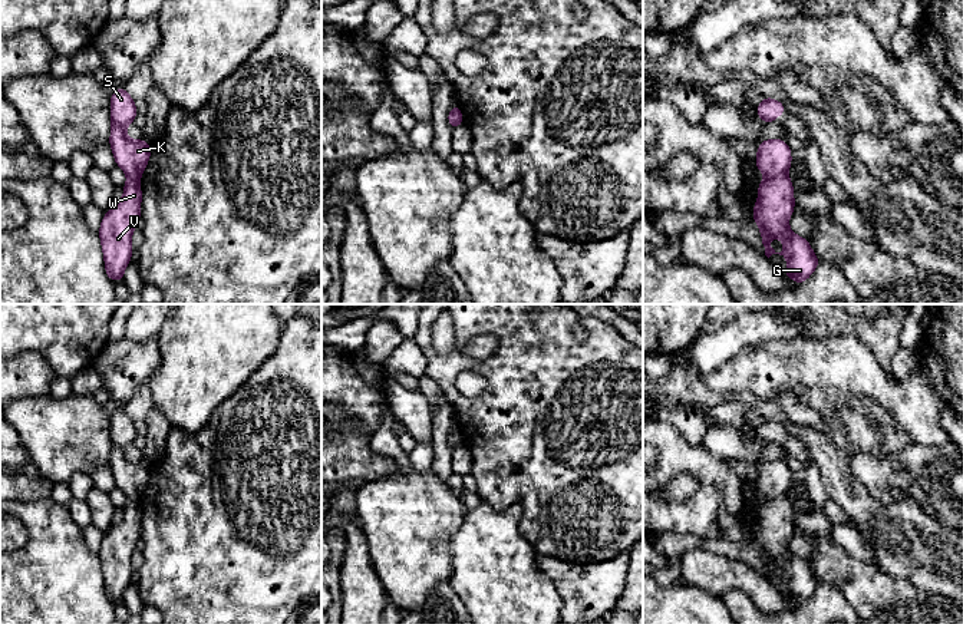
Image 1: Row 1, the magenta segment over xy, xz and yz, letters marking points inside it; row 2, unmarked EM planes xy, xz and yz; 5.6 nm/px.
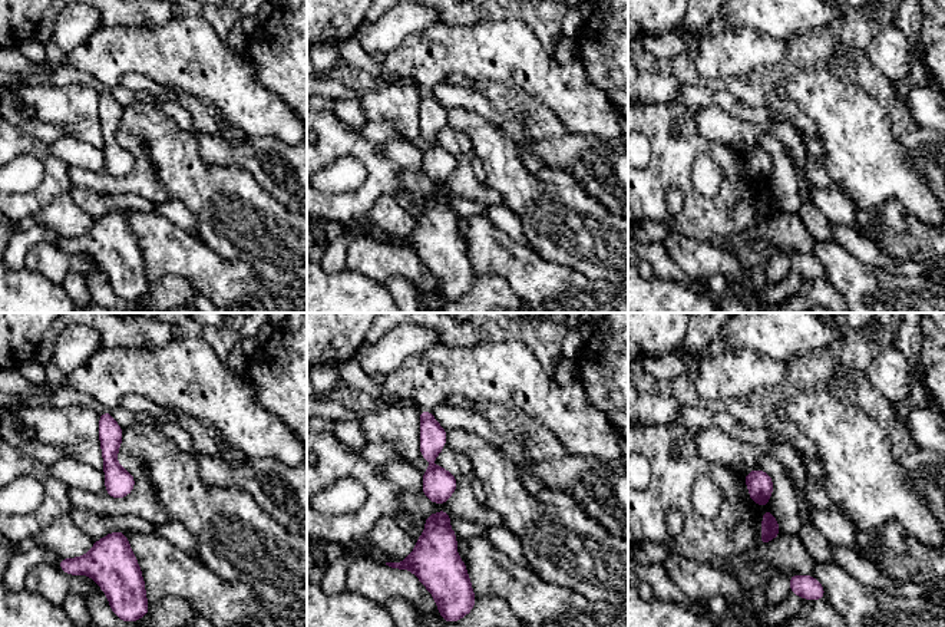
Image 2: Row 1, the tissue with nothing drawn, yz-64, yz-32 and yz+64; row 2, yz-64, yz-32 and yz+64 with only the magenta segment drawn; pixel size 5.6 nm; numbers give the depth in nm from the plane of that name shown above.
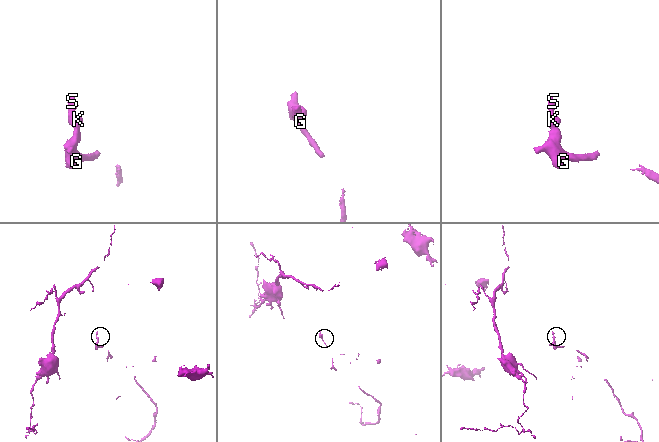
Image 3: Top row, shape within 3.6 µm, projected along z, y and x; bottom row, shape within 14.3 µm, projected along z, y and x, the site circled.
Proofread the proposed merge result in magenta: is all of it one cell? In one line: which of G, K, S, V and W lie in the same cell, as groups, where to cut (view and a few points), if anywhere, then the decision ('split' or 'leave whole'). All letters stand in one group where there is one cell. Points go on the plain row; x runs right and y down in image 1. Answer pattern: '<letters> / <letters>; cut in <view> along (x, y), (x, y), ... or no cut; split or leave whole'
G K S V W; no cut; leave whole

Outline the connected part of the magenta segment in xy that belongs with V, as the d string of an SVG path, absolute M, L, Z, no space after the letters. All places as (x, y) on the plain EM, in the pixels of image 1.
M125 407L118 409L111 416L112 452L109 466L116 488L126 493L128 502L123 508L122 522L103 535L99 549L105 592L111 602L123 602L123 592L133 575L131 558L141 539L139 499L152 472L145 460L131 462L125 456L126 448L133 443L136 436L135 422L128 416Z

